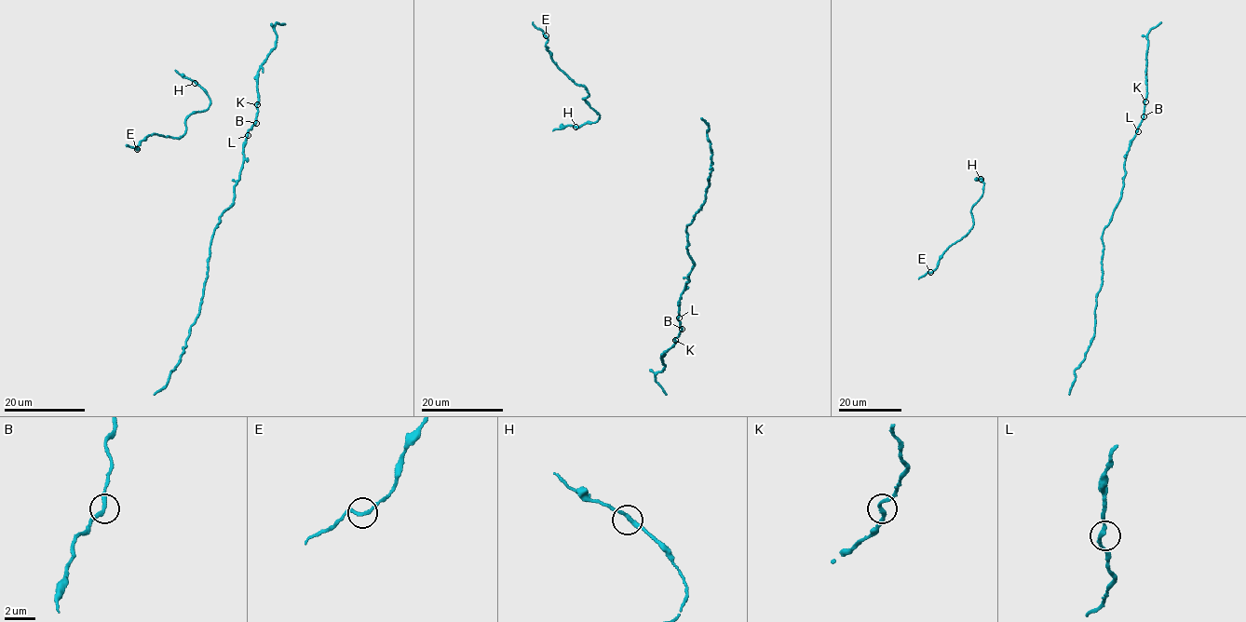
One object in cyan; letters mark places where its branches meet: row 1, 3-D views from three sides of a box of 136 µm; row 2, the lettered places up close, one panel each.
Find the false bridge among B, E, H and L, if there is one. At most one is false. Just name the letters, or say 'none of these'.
none of these

